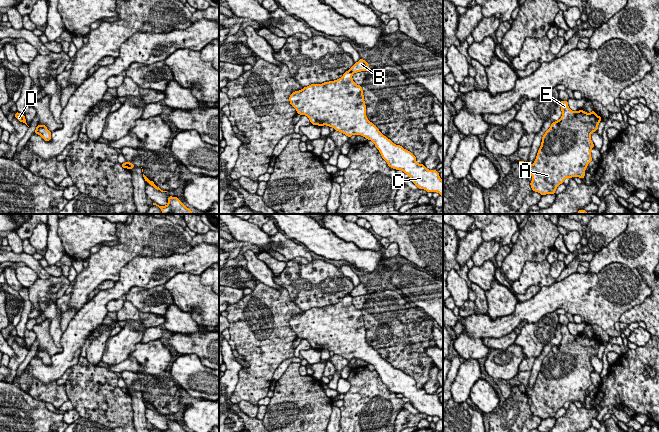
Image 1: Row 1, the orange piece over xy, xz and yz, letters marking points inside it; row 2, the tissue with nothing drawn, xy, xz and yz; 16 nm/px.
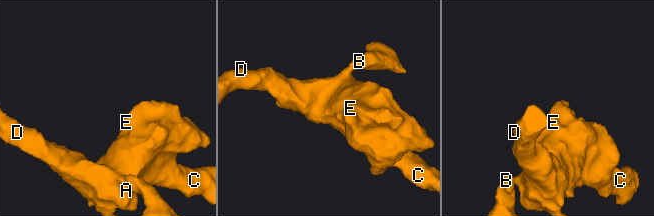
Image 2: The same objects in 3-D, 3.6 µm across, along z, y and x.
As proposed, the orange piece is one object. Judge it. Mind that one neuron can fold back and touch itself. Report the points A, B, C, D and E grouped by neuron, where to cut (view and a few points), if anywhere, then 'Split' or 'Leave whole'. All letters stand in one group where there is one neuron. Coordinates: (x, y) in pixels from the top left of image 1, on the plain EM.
Groups: A C D E / B. Split along xz (349, 294), (352, 297). Split

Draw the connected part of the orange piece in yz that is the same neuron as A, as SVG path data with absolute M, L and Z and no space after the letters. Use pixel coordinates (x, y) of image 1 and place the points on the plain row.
M563 324L561 335L562 341L553 346L543 359L534 387L532 389L526 387L526 393L532 400L531 412L541 419L554 418L565 402L584 402L586 391L592 385L591 373L594 371L590 359L597 355L602 343L594 334L591 337L586 337L582 333L574 336L569 332L568 326Z

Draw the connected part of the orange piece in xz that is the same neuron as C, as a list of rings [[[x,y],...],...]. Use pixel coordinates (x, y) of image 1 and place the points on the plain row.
[[[348,294],[337,304],[303,311],[302,314],[295,315],[290,319],[290,328],[296,333],[297,338],[306,339],[313,349],[327,349],[348,361],[355,358],[373,365],[389,391],[402,394],[405,398],[408,398],[419,413],[432,417],[438,416],[440,420],[443,420],[443,404],[440,402],[437,394],[428,394],[424,388],[418,388],[414,378],[402,370],[394,368],[368,344],[362,310],[355,308],[352,300],[353,297]]]

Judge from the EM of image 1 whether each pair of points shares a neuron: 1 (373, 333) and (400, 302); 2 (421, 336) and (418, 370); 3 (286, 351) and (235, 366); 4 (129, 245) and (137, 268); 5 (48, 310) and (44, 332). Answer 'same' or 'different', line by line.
1: same
2: same
3: different
4: different
5: different

